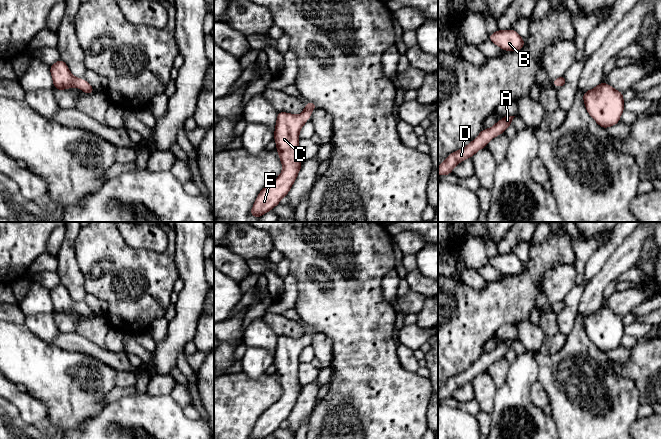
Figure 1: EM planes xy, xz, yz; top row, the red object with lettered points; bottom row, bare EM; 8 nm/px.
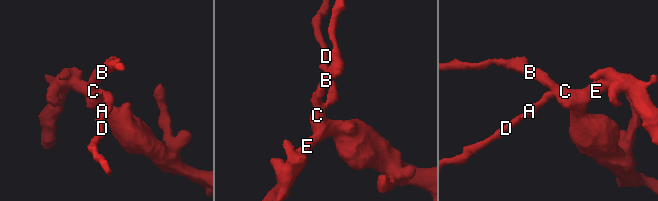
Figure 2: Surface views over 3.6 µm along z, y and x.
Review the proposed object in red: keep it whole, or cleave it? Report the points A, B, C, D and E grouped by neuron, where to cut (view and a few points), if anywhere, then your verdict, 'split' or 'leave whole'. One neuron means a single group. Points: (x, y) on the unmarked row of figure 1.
A B C D E; no cut; leave whole

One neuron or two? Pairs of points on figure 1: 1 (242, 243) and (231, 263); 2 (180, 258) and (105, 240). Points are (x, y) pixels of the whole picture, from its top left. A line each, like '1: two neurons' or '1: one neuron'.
1: two neurons
2: two neurons

